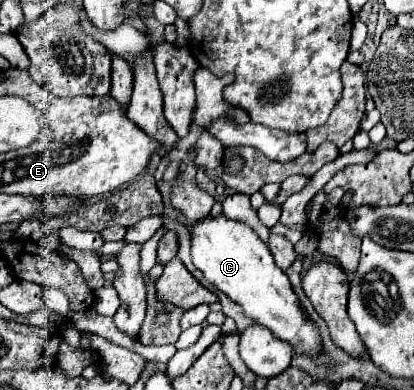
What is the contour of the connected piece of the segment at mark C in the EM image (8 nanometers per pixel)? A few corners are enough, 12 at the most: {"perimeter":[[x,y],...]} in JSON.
{"perimeter":[[243,222],[191,224],[191,260],[245,316],[317,356],[269,246]]}

